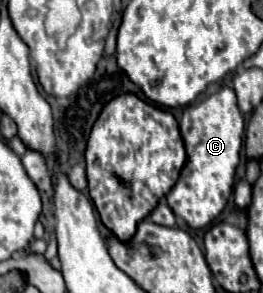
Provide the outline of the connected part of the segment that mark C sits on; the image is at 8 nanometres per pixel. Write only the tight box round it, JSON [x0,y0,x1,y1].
[165,87,245,229]

